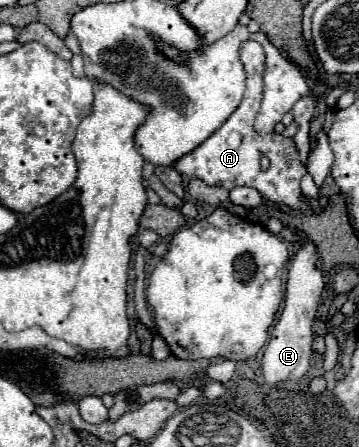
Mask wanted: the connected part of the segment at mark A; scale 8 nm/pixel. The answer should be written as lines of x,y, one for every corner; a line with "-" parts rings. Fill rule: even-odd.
246,40
240,48
240,58
242,58
244,70
248,74
242,104
232,112
232,116
210,138
206,138
192,152
178,158
174,162
174,168
180,174
200,178
206,184
224,186
228,190
232,190
236,186
250,186
250,188
256,188
264,198
268,198
272,202
280,202
294,210
302,210
302,208
306,208
306,198
300,190
300,180
306,174
306,166
302,162
298,162
298,150
294,146
294,140
284,138
282,134
260,136
254,130
254,118
260,110
264,89
264,50
258,42
-
260,156
266,156
270,160
268,170
260,170

